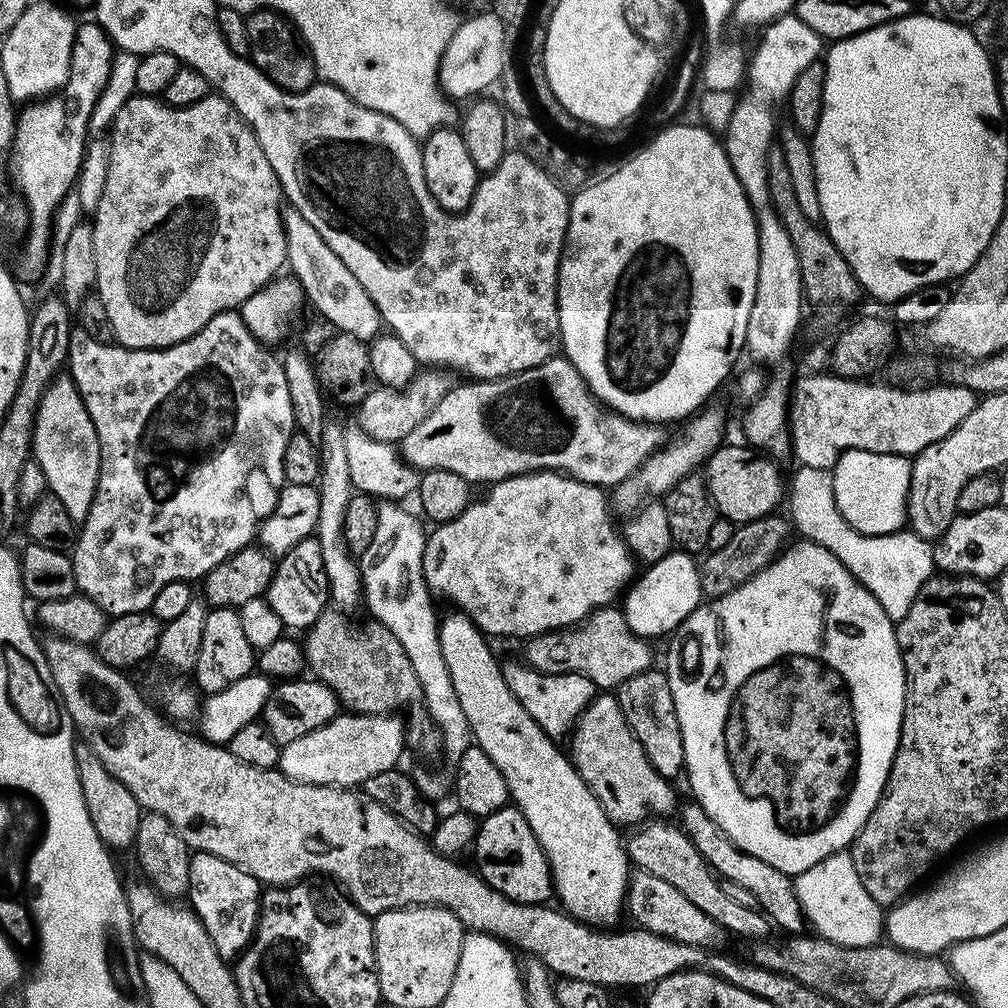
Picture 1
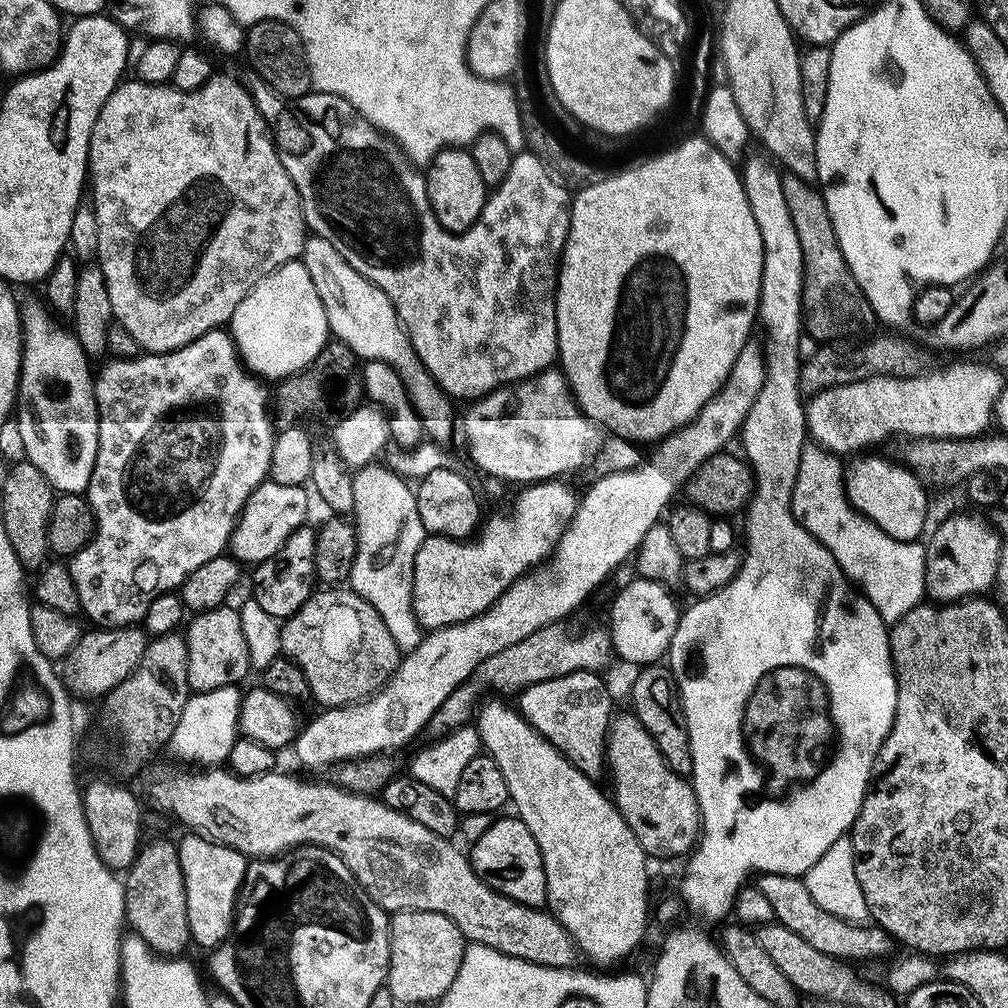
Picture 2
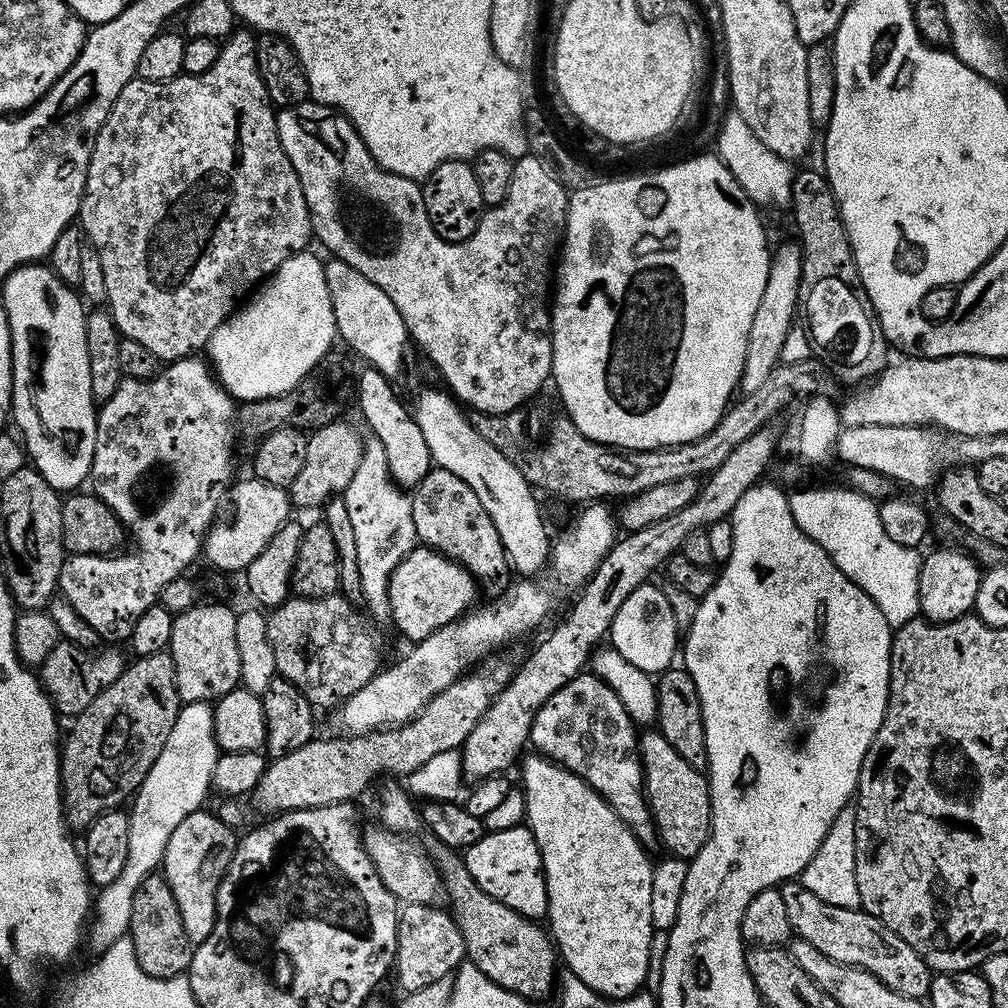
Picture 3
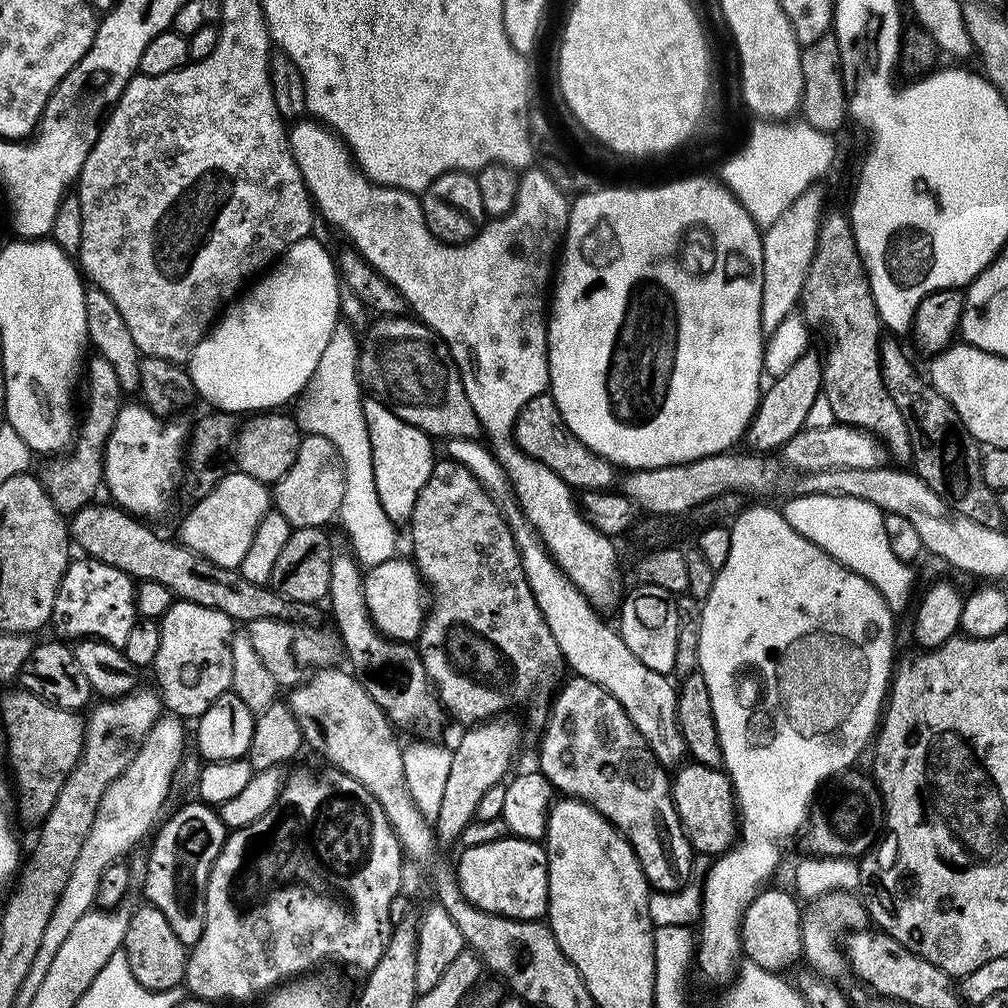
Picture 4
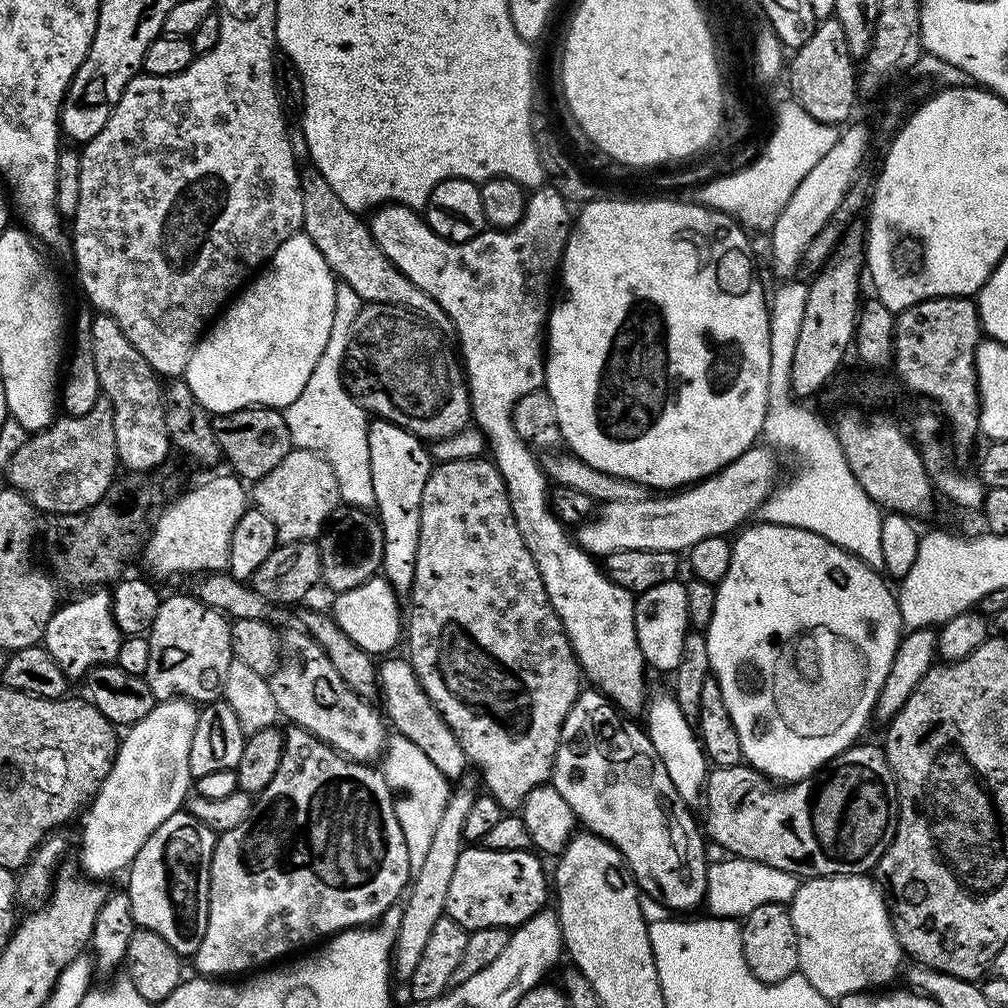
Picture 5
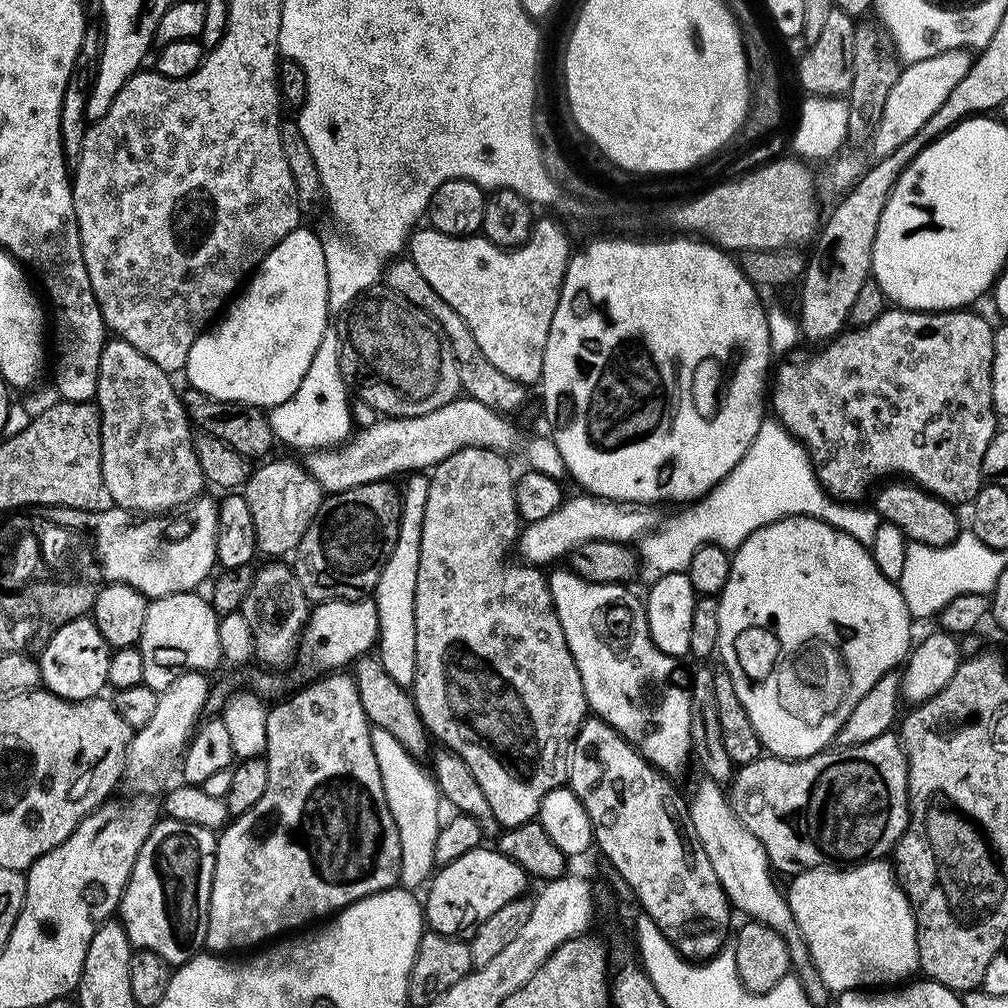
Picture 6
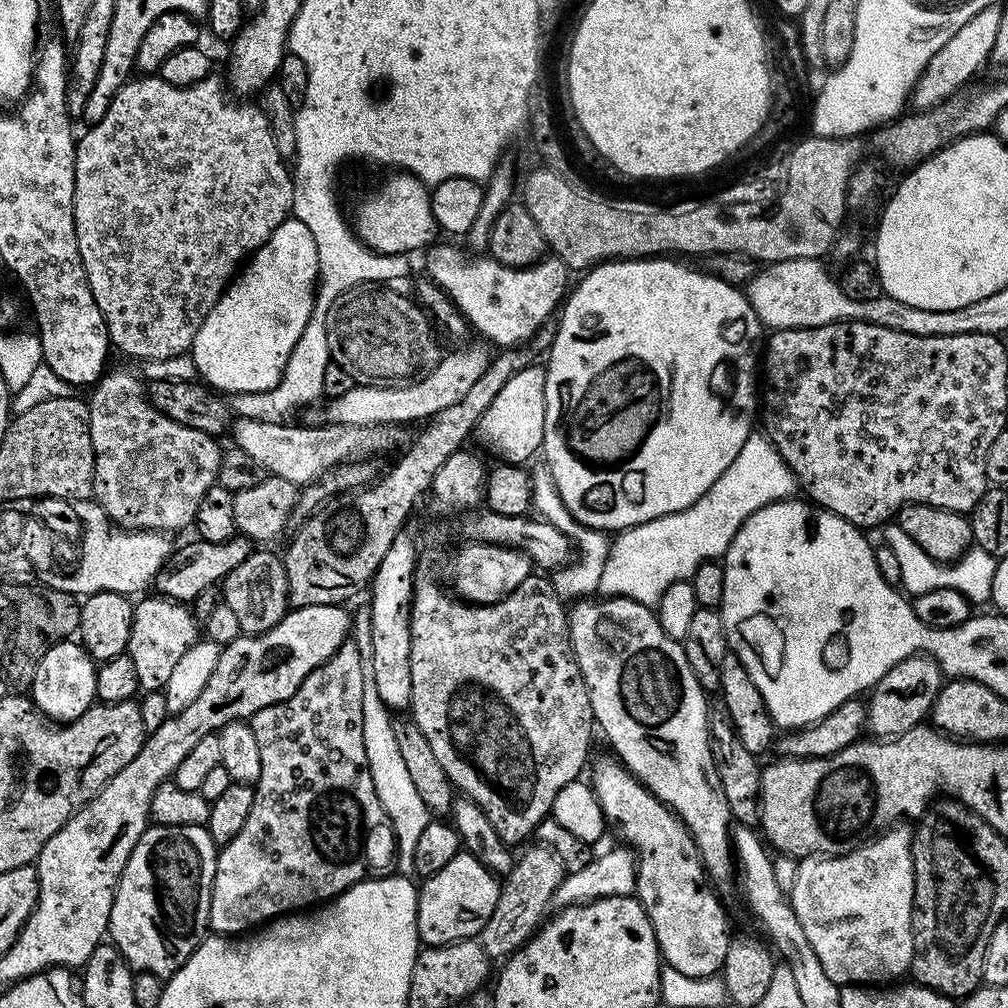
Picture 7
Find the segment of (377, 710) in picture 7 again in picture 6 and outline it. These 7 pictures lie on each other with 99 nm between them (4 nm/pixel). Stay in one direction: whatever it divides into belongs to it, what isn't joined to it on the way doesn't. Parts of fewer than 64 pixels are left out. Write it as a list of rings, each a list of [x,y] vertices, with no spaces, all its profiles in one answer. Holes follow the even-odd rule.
[[[373,728],[372,745],[374,758],[378,758],[378,774],[382,774],[382,790],[386,790],[386,806],[390,806],[394,826],[398,826],[398,842],[402,846],[400,884],[409,890],[423,889],[437,867],[434,842],[442,823],[441,794],[436,789],[431,771],[425,765],[423,768],[420,765],[423,763],[411,756],[406,746],[402,746],[402,742],[398,742],[387,730]]]

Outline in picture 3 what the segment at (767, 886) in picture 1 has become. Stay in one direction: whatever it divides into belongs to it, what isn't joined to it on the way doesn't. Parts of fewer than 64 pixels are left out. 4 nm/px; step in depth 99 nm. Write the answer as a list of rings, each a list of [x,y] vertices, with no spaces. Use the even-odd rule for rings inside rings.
[[[785,882],[779,885],[779,890],[793,933],[799,939],[810,942],[814,950],[822,950],[822,954],[834,962],[849,964],[874,974],[874,978],[890,986],[890,990],[906,994],[906,998],[924,1000],[927,997],[934,975],[932,969],[914,950],[914,946],[902,942],[902,938],[878,922],[878,918],[860,908],[830,906],[799,882]]]

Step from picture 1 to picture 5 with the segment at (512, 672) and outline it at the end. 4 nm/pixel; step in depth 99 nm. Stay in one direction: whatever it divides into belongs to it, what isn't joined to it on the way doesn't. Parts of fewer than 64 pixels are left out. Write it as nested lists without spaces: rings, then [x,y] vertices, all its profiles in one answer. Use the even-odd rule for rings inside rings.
[[[599,690],[581,691],[580,696],[574,702],[574,706],[570,710],[570,714],[566,714],[566,722],[562,722],[562,734],[560,735],[560,745],[556,751],[554,758],[554,766],[552,767],[552,775],[550,783],[553,788],[558,790],[558,794],[562,794],[562,798],[566,801],[566,806],[570,806],[570,810],[576,816],[577,821],[587,831],[592,832],[596,836],[609,840],[614,847],[624,856],[624,861],[628,864],[628,869],[632,871],[632,877],[636,880],[636,887],[644,894],[655,894],[661,904],[668,910],[677,908],[677,913],[692,914],[696,907],[705,903],[707,894],[707,870],[710,863],[709,857],[704,857],[705,837],[702,835],[701,825],[692,817],[693,809],[684,803],[684,799],[678,794],[678,790],[674,790],[674,782],[670,782],[670,774],[666,774],[666,766],[662,766],[662,758],[658,758],[658,750],[654,750],[654,746],[650,742],[647,731],[643,727],[640,728],[635,724],[635,719],[629,718],[623,711],[617,709],[616,705]]]

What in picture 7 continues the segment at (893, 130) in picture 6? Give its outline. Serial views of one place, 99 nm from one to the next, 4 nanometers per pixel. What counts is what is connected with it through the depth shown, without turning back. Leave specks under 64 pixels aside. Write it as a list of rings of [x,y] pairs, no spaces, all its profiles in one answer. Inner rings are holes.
[[[993,2],[989,8],[983,8],[980,13],[970,19],[970,22],[967,22],[966,26],[962,26],[950,38],[950,42],[942,50],[938,50],[938,54],[934,54],[934,58],[930,60],[924,68],[923,74],[916,81],[916,87],[912,89],[910,100],[913,105],[917,104],[915,105],[917,109],[933,108],[935,104],[941,104],[953,93],[965,87],[971,81],[968,79],[984,63],[986,65],[989,63],[994,50],[994,42],[998,38],[1001,11],[1001,5],[999,6],[999,3],[996,2]]]

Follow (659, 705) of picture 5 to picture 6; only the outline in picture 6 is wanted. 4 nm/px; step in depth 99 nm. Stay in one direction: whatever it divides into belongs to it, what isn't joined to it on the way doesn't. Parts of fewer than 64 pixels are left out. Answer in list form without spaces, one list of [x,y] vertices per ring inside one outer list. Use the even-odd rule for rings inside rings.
[[[700,778],[696,789],[692,792],[692,800],[690,796],[687,805],[688,817],[698,834],[698,842],[702,842],[702,850],[706,850],[706,854],[710,858],[710,866],[714,866],[714,874],[718,874],[718,882],[728,896],[729,905],[737,913],[745,912],[748,920],[762,922],[766,926],[770,926],[770,930],[782,934],[782,938],[787,942],[790,950],[792,968],[795,975],[799,976],[805,994],[808,995],[813,1005],[820,1006],[820,1004],[826,1003],[830,999],[829,990],[812,964],[808,947],[788,905],[787,895],[772,881],[774,869],[768,863],[766,850],[758,842],[758,838],[754,838],[754,834],[750,834],[738,822],[731,804],[728,803],[725,789],[710,779]]]

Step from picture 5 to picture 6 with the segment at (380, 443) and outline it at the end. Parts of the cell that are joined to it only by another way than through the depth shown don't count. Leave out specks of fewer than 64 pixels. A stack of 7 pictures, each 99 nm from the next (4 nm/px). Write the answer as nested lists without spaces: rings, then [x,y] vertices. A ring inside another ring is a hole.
[[[412,474],[402,485],[400,525],[397,541],[390,551],[389,560],[382,566],[374,591],[374,603],[378,614],[378,655],[386,674],[398,682],[398,686],[411,689],[416,681],[416,623],[414,622],[414,594],[418,586],[418,558],[422,554],[422,518],[426,514],[428,476]]]

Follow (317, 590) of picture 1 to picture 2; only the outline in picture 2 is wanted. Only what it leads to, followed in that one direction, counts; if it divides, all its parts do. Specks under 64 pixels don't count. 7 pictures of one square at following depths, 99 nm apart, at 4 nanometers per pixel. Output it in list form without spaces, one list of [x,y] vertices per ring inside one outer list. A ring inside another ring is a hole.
[[[305,522],[274,554],[274,558],[266,558],[261,564],[255,565],[252,572],[252,592],[251,599],[266,610],[266,614],[274,614],[274,618],[281,622],[293,616],[307,600],[310,599],[318,581],[314,570],[314,546],[316,545],[315,527],[311,528],[311,523]]]

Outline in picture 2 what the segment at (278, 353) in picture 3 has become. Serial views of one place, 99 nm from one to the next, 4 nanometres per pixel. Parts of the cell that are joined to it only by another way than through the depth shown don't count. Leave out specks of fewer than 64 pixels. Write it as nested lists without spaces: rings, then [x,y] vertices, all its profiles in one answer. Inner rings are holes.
[[[303,259],[286,262],[278,266],[278,270],[266,274],[266,278],[238,302],[230,331],[245,368],[257,377],[279,382],[285,376],[301,372],[330,340],[326,310]]]

